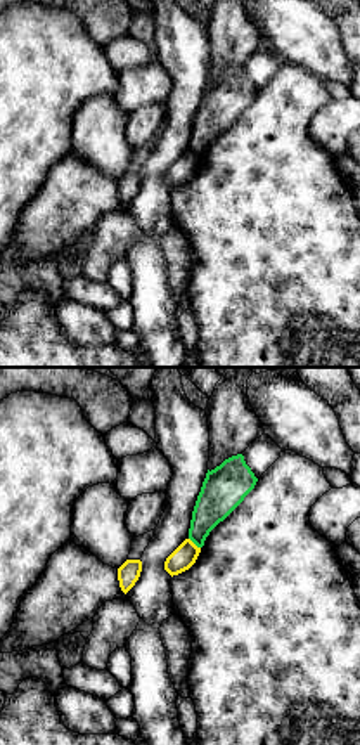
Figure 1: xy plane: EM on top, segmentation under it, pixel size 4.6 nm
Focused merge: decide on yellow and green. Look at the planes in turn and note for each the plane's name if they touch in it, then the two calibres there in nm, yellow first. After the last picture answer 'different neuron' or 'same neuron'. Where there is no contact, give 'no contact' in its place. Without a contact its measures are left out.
meets yellow in xy; 110 nm thick on the yellow side, 180 nm on the other

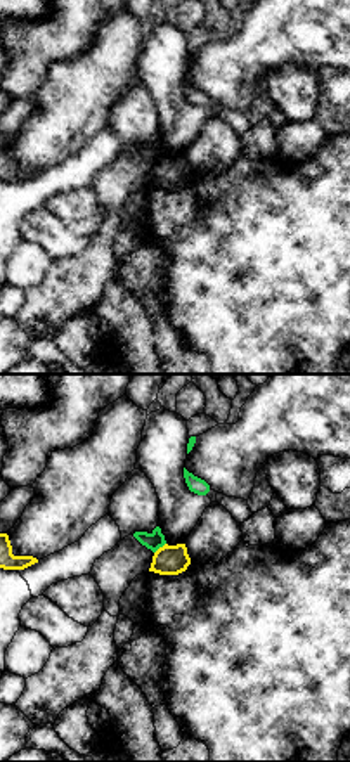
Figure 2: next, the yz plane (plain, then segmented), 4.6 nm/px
meets yellow in yz; 140 nm thick on the yellow side, 80 nm on the other

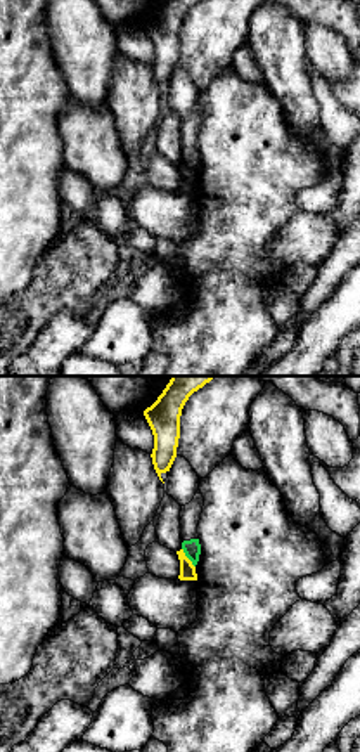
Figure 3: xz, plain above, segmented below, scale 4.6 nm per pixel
meets yellow in xz; 80 nm thick on the yellow side, 80 nm on the other

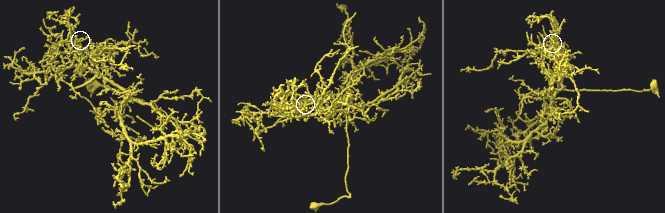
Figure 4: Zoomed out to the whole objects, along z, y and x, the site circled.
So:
different neuron

